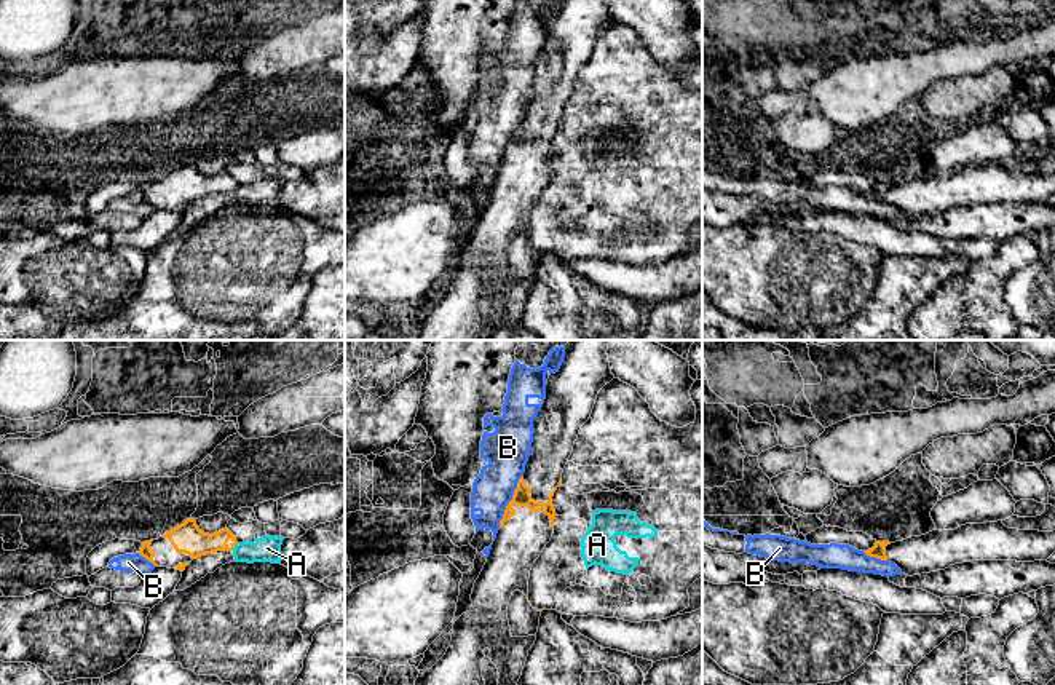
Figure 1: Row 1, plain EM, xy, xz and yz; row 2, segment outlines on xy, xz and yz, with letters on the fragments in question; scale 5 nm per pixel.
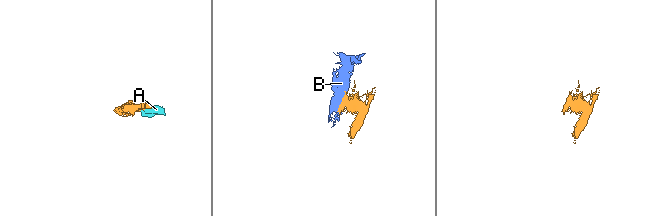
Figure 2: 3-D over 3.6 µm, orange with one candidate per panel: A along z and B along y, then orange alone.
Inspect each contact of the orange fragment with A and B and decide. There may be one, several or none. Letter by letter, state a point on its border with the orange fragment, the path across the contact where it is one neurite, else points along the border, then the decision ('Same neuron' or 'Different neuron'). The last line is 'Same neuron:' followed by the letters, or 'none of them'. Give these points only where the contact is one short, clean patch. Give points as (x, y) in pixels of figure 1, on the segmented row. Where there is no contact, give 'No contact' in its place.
A: Touches orange at xy (235, 545). Boundary: xy (238, 543), (232, 550). Different neuron
B: Touches orange at xz (509, 502). Boundary: xz (522, 475), (498, 527). Different neuron
Same neuron: none of them

